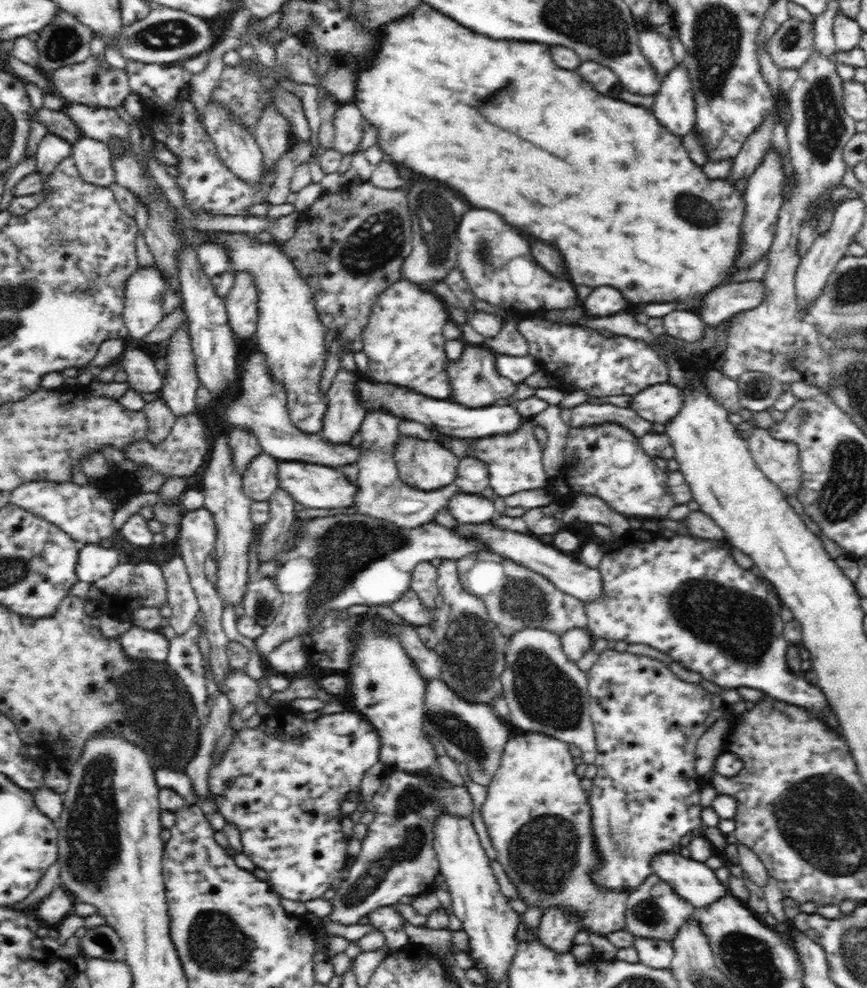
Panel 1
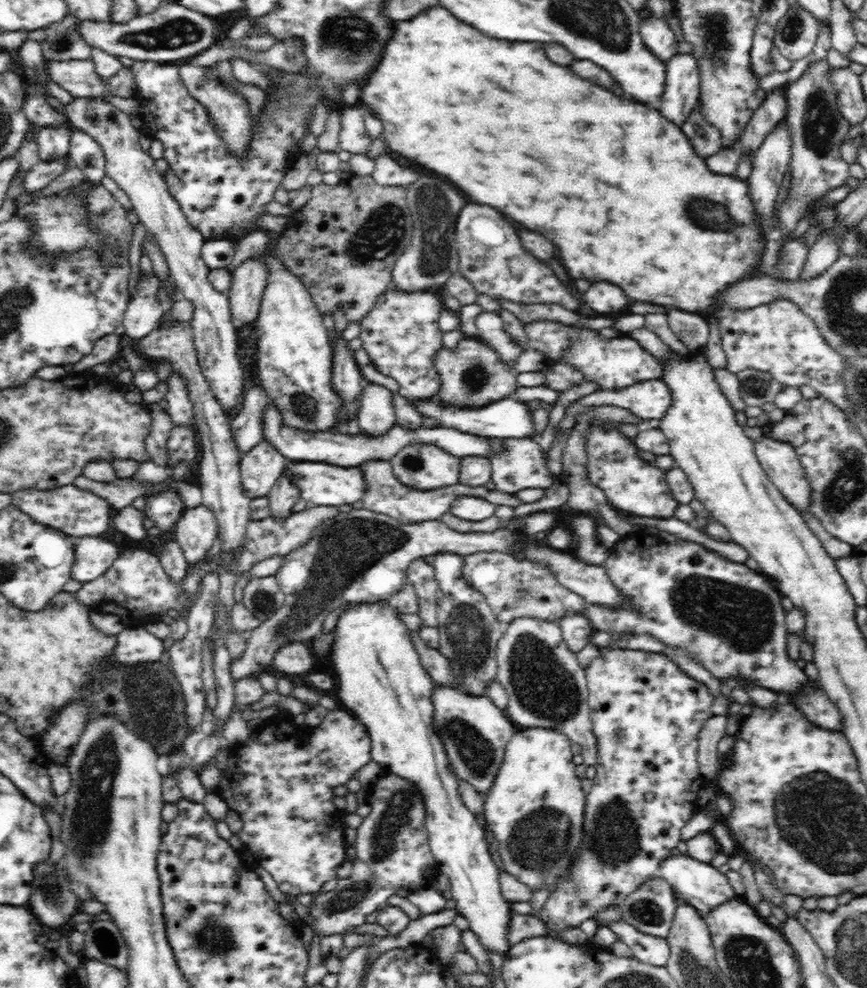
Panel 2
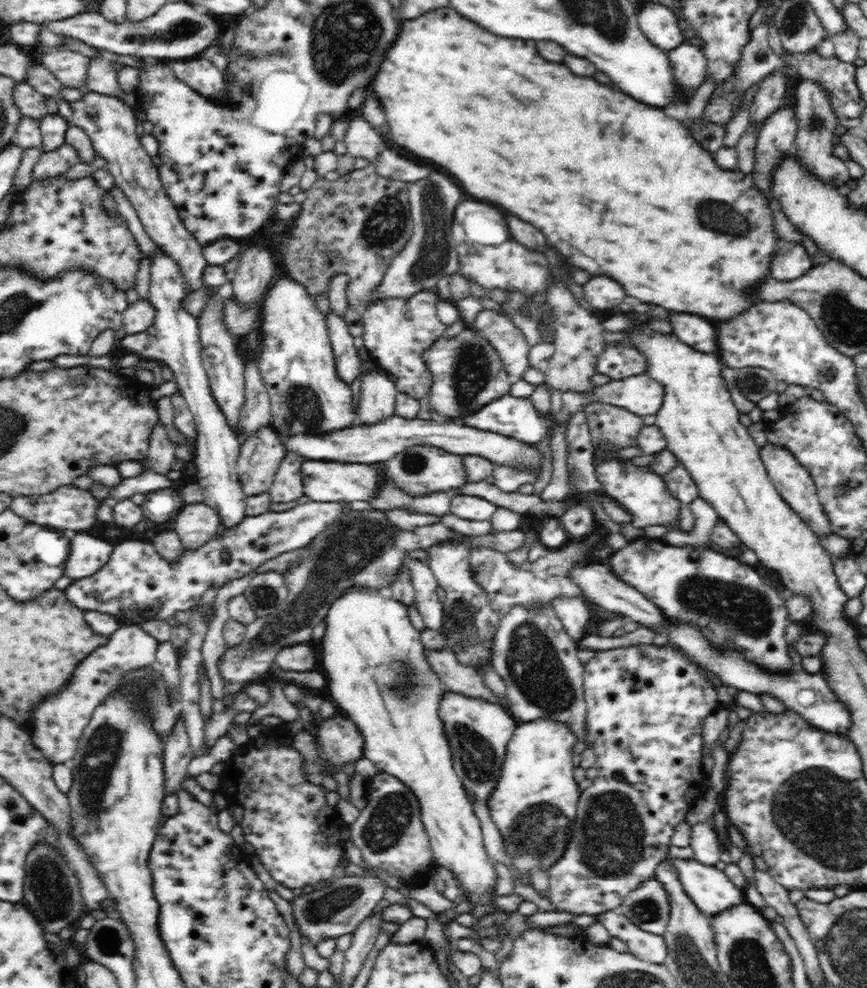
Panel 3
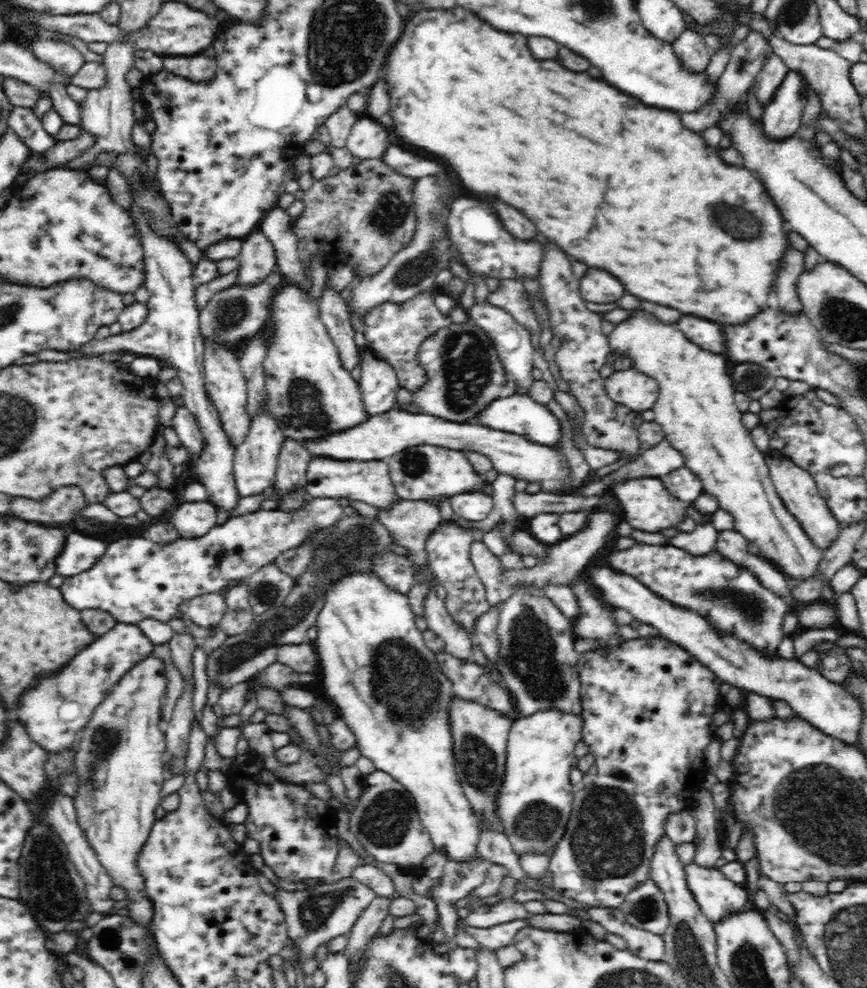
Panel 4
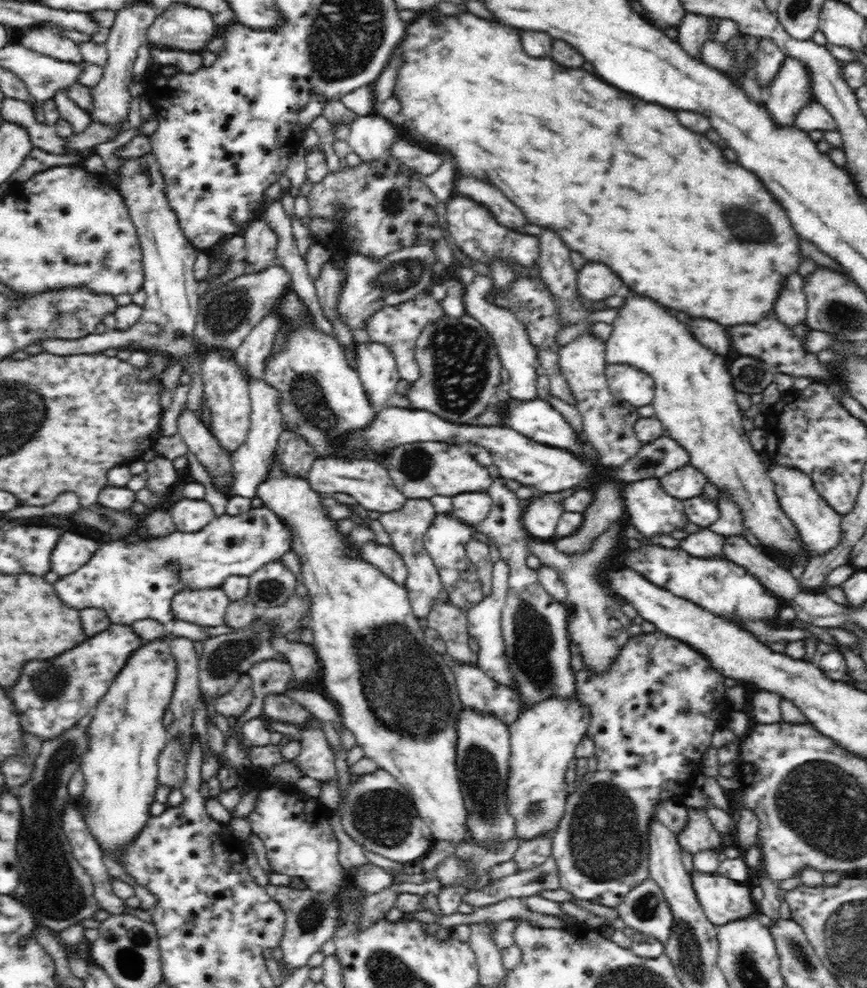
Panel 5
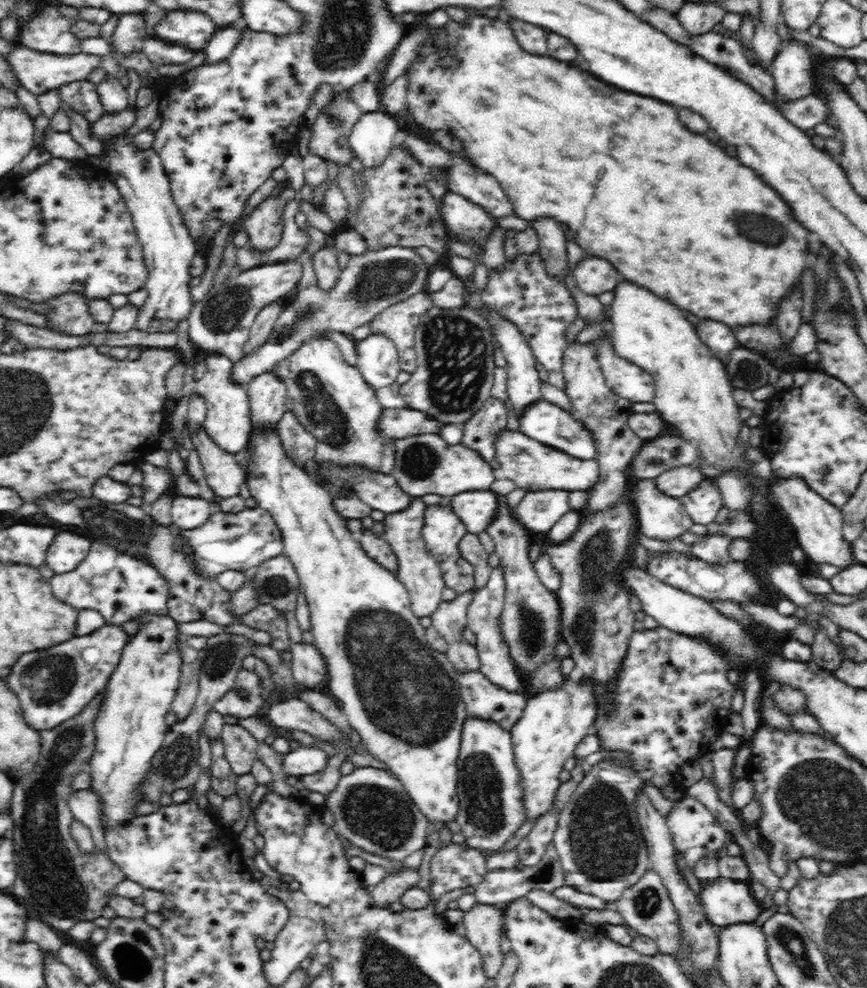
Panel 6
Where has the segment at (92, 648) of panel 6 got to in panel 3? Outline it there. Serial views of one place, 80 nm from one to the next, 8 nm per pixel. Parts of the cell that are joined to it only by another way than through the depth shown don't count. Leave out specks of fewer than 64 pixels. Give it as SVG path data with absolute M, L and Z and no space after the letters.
M122 624L108 642L92 651L92 654L75 668L67 687L57 695L48 697L34 710L33 724L29 729L33 743L52 763L68 764L75 755L83 730L88 726L93 710L102 704L113 687L126 674L152 665L156 661L156 650L160 642L144 632L140 625Z

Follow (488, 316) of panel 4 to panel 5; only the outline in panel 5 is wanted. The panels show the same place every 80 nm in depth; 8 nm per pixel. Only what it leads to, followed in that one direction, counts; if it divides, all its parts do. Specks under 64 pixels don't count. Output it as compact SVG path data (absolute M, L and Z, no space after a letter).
M476 276L474 282L465 291L465 312L480 321L490 336L494 339L501 366L508 370L509 374L509 395L514 400L534 400L536 399L536 347L533 346L525 330L524 324L517 320L512 312L507 308L500 308L486 299L485 292L493 285L493 278L486 276Z

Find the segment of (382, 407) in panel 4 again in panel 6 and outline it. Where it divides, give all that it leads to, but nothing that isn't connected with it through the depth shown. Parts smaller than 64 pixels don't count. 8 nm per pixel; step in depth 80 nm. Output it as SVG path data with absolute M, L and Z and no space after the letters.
M371 334L361 341L355 340L357 367L374 392L394 384L401 372L396 347L384 335Z

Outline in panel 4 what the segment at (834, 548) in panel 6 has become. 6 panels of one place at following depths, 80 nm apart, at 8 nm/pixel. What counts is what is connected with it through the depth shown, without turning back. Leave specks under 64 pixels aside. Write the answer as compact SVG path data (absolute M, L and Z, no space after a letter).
M768 448L763 452L763 455L764 460L767 461L769 477L782 503L785 504L785 508L792 513L792 516L796 517L806 535L811 539L812 544L816 545L816 548L826 551L835 543L834 540L837 540L841 534L841 529L839 528L839 522L836 521L831 510L827 508L826 502L820 497L812 475L785 458L779 450Z

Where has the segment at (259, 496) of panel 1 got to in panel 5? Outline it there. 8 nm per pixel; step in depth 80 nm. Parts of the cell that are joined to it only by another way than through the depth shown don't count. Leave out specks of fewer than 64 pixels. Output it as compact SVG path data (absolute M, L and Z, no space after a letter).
M252 379L249 382L249 395L251 400L250 430L246 442L231 451L230 465L234 477L231 491L233 495L254 499L257 497L257 486L266 480L270 466L273 464L277 452L279 436L282 428L282 413L278 409L278 391L274 391L272 384L264 379Z

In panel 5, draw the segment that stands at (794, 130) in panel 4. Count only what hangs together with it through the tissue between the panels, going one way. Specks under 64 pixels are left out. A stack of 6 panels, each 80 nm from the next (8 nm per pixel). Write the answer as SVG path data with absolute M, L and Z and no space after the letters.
M785 57L776 80L772 81L765 103L772 120L795 126L796 115L812 100L811 76L807 66L796 57Z

